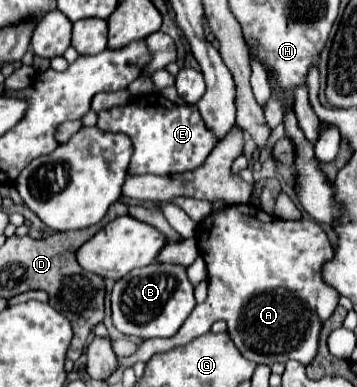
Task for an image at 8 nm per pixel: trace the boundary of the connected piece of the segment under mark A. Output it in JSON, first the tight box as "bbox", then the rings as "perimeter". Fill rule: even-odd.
{"bbox":[118,204,338,368],"perimeter":[[[232,204],[220,212],[214,212],[210,214],[202,224],[198,224],[200,228],[196,228],[196,242],[198,242],[198,250],[206,262],[206,268],[208,268],[208,298],[204,304],[198,304],[192,314],[188,316],[188,320],[182,324],[182,328],[172,336],[172,338],[162,338],[162,340],[144,340],[140,350],[134,354],[134,356],[128,356],[128,358],[118,358],[118,368],[128,368],[128,366],[134,366],[136,362],[148,362],[154,354],[162,354],[162,352],[170,352],[174,350],[176,346],[184,346],[188,344],[190,340],[206,334],[210,330],[210,326],[216,322],[216,320],[226,320],[228,324],[228,334],[232,338],[232,342],[238,346],[238,350],[242,352],[242,356],[246,356],[248,360],[256,362],[256,364],[274,364],[274,362],[286,362],[286,360],[298,360],[302,364],[308,364],[314,356],[316,356],[316,348],[318,348],[318,332],[324,324],[326,318],[330,318],[330,314],[334,312],[334,308],[338,306],[338,292],[334,292],[334,288],[330,288],[324,280],[322,280],[322,264],[326,264],[326,260],[330,260],[330,256],[334,256],[334,248],[326,236],[326,232],[320,228],[320,224],[316,224],[314,220],[278,220],[278,218],[272,218],[268,214],[264,214],[260,208],[252,208],[250,204]]]}

